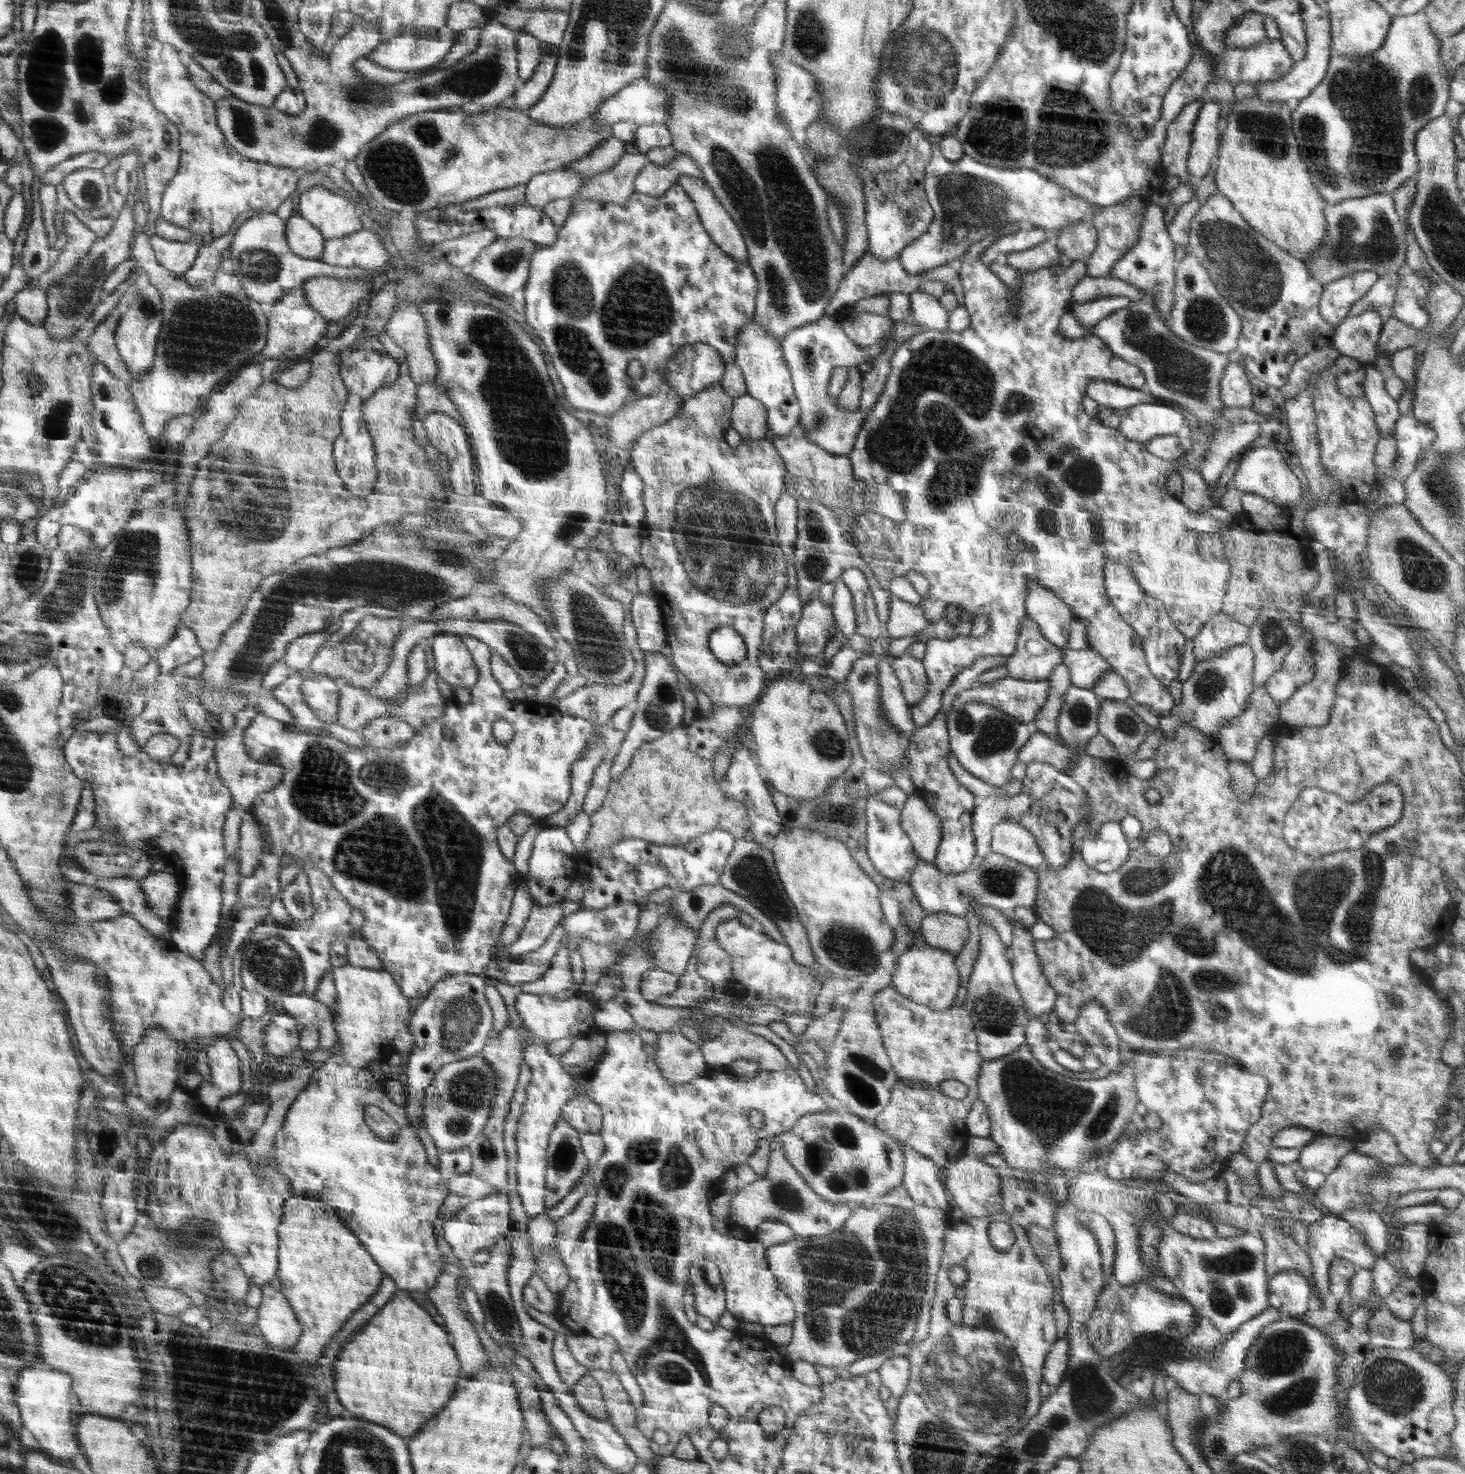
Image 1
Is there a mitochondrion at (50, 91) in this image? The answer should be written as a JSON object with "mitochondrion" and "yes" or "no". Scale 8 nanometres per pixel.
{"mitochondrion":"yes"}

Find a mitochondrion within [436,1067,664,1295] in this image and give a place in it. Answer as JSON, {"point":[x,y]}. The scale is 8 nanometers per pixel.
{"point":[563,1157]}

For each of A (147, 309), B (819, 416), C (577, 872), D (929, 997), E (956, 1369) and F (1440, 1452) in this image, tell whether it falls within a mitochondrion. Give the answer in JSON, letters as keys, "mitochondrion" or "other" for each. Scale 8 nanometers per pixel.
{"A":"mitochondrion","B":"mitochondrion","C":"other","D":"other","E":"mitochondrion","F":"other"}

